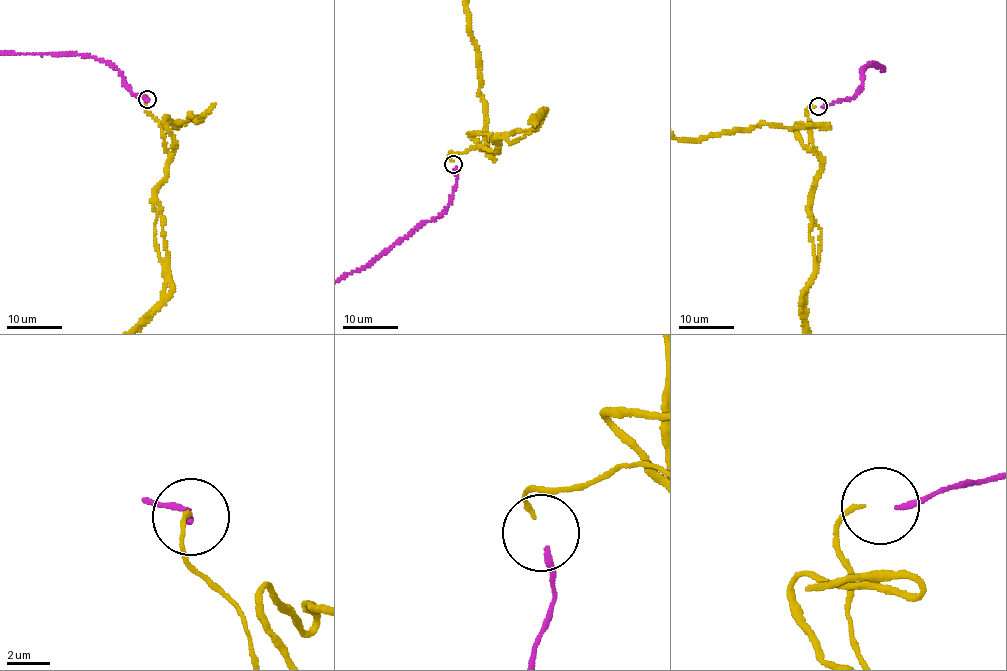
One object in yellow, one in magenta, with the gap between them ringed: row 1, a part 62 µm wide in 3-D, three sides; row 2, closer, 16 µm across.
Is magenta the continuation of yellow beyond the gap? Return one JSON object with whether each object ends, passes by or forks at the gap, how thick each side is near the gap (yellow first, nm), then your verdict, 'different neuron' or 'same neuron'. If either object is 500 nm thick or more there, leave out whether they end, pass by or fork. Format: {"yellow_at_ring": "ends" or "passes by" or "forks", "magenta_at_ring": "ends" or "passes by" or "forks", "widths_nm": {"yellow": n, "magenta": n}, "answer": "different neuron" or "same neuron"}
{"yellow_at_ring": "ends", "magenta_at_ring": "ends", "widths_nm": {"yellow": 240, "magenta": 280}, "answer": "same neuron"}

